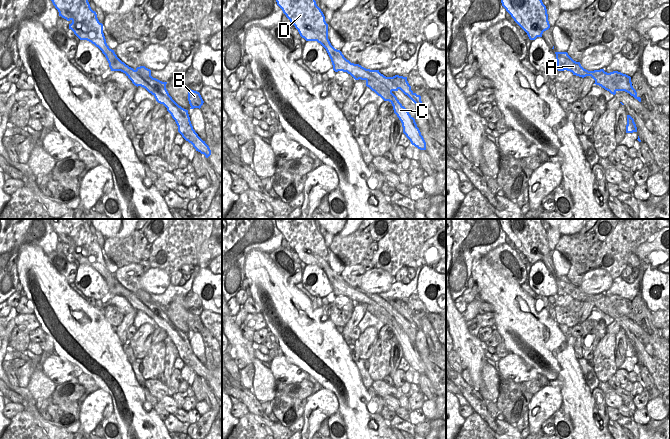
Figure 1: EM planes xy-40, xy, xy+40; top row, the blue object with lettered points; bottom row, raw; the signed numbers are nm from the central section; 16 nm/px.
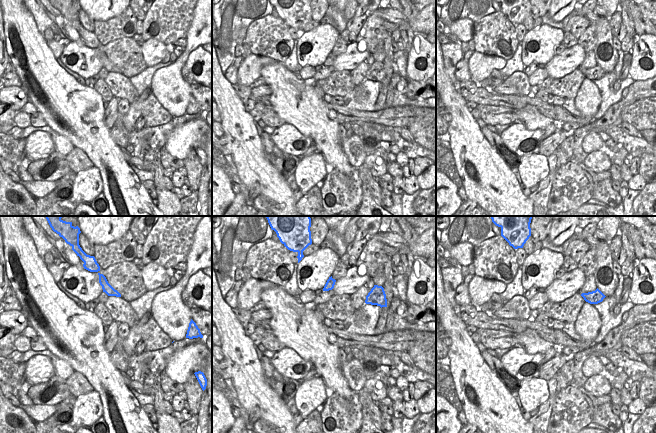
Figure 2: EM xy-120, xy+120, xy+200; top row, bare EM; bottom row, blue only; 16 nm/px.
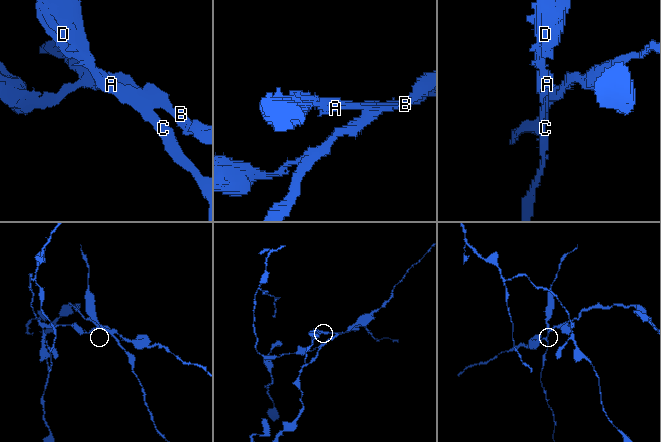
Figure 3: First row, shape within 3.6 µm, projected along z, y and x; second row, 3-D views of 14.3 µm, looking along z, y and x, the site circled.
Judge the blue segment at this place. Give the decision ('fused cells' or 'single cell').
fused cells

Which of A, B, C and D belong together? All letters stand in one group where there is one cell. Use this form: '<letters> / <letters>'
A C D / B

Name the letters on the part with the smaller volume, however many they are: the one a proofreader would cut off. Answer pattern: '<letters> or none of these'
A, C, D

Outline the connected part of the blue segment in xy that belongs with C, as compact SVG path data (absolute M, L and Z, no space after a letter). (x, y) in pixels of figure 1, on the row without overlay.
M275 219L277 229L306 265L317 265L327 275L335 296L343 295L355 304L365 304L366 310L389 325L394 337L402 347L403 357L411 368L420 374L426 374L426 366L421 359L415 343L392 317L391 301L386 301L379 294L370 294L359 288L351 287L340 274L335 273L328 263L328 248L321 233L317 230L315 219Z

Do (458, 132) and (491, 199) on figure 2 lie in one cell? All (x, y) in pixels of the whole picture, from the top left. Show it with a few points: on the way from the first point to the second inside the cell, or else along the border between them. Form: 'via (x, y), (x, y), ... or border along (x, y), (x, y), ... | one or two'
via (470, 149), (489, 182) | one

